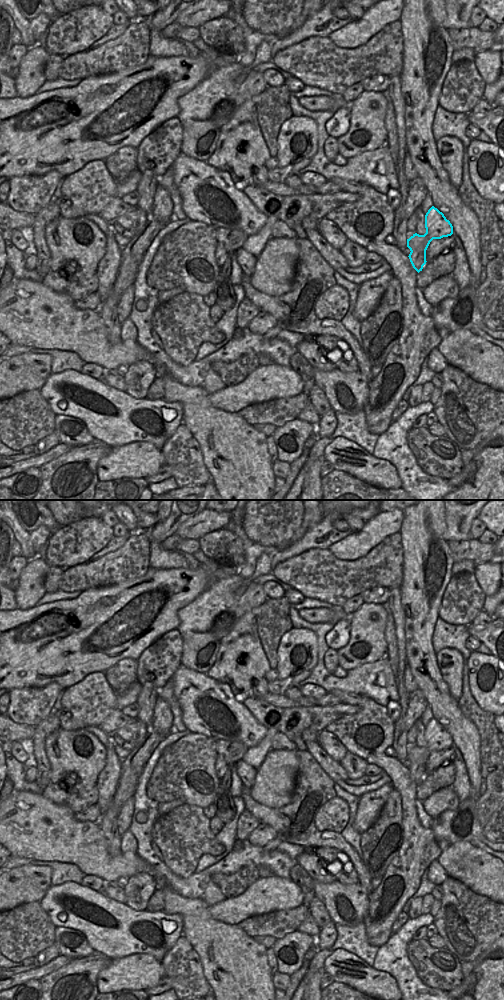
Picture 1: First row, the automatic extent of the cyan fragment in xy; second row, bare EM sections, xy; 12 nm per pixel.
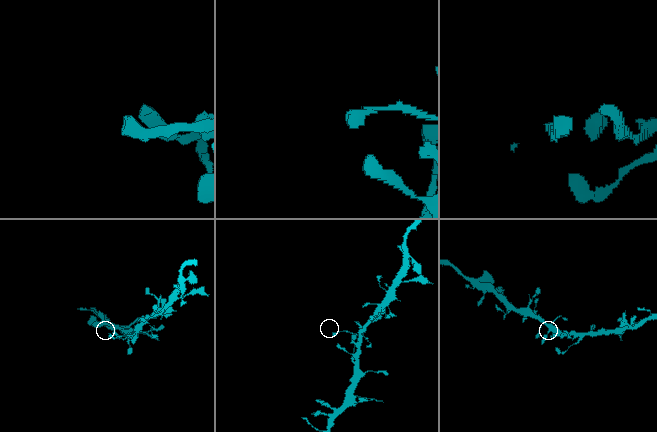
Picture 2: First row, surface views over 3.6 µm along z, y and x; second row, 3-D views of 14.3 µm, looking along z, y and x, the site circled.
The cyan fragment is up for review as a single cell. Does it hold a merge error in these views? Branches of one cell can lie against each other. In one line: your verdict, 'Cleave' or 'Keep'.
Keep

